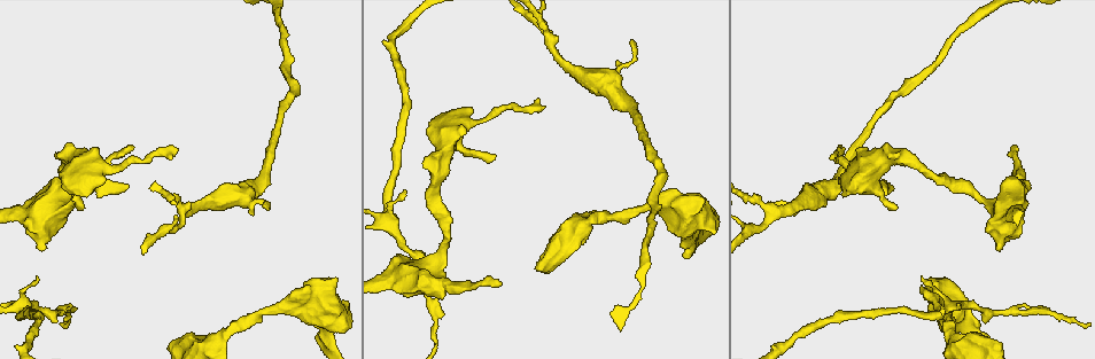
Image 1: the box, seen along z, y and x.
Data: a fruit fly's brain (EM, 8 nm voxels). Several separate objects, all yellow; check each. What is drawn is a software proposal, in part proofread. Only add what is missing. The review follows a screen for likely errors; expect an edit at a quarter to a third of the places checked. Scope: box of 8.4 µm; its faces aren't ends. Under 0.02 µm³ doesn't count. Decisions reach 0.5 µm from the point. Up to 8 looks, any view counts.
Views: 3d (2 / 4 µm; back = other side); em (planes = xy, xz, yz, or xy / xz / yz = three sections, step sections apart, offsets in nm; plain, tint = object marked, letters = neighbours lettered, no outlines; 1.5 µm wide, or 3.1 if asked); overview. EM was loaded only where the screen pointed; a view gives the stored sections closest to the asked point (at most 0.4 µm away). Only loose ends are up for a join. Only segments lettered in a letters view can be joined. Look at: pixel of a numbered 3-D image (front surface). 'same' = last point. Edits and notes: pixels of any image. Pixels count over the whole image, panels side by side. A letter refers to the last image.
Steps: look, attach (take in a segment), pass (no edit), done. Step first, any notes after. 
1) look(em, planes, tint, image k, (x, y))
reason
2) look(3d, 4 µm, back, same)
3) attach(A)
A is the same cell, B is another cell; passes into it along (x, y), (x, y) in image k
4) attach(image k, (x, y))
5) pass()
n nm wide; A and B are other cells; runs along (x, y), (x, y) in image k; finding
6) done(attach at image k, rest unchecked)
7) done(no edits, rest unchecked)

look(em, planes, letters, image 1, (36, 281))
branch stops here

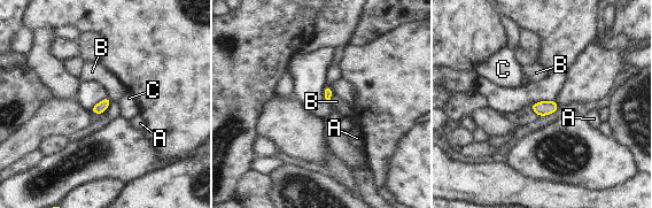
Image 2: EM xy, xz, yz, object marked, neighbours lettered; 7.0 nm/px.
pass()
A, B and C are other cells; none of them fits

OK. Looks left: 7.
look(3d, 2 µm, image 1, (890, 182))
branch stops here

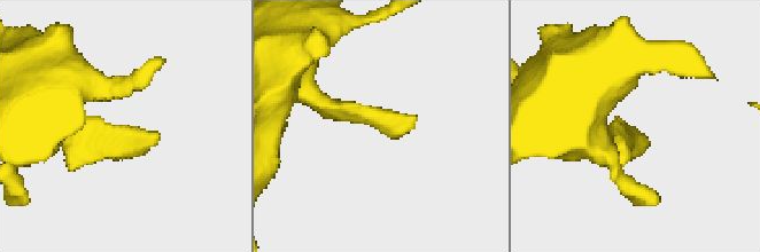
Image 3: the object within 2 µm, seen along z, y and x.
look(em, planes, letters, image 3, (413, 116))

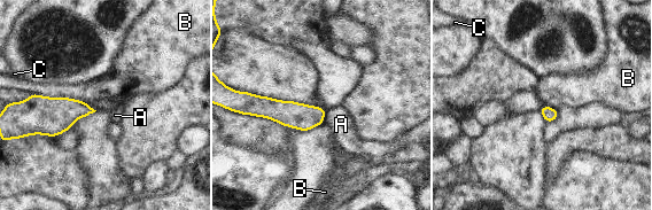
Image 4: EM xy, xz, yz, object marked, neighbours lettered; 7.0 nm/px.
pass()
A, B and C are other cells; border along (326, 110), (323, 123) in image 4; no lettered segment goes on from it

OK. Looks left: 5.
look(3d, 4 µm, back, image 1, (132, 146))
an open end

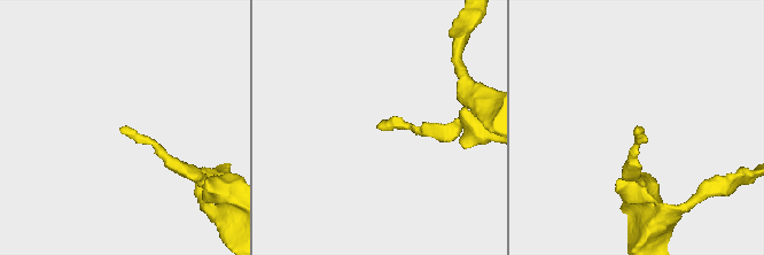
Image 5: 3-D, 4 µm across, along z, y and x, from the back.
look(em, planes, letters, image 5, (376, 127))
need the tissue

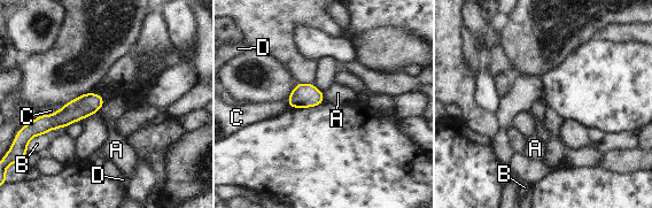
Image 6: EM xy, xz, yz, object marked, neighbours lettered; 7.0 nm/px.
pass()
C touches over 190 nm; A, B, C and D are other cells; runs along (100, 100), (39, 125) in image 6; none of them fits

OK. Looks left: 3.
done(no edits, rest unchecked)

